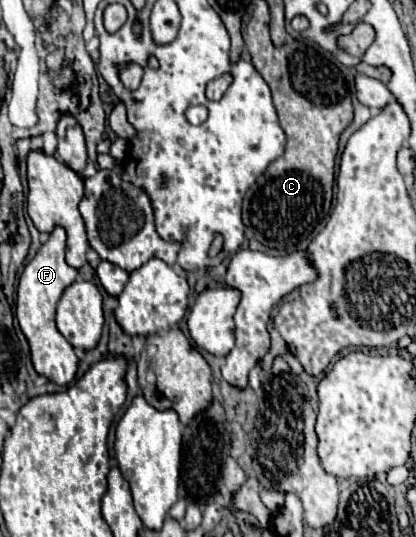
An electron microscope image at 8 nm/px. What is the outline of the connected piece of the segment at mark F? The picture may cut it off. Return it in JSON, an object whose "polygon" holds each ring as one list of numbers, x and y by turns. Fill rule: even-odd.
{"polygon":[[55,227,49,235,47,243,41,245,37,255,25,265,19,287,17,287,17,321,21,331,25,333,29,347,31,347,31,359,37,373,49,377,57,385,67,385,75,379,77,373,77,355,73,353,73,345,57,331,55,323,55,307,57,301,67,285,71,285,77,279,77,269,67,265,65,261,65,229]]}

